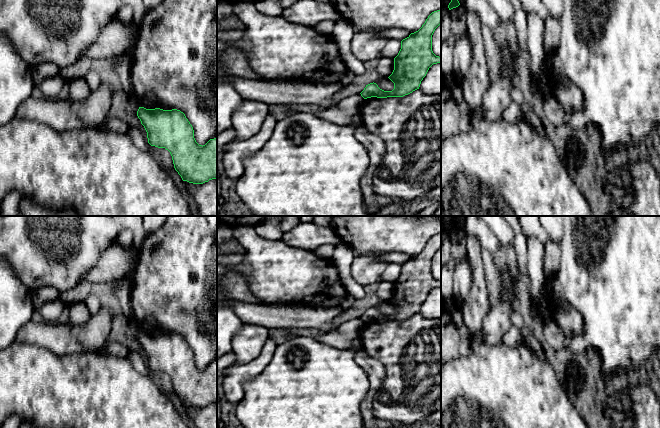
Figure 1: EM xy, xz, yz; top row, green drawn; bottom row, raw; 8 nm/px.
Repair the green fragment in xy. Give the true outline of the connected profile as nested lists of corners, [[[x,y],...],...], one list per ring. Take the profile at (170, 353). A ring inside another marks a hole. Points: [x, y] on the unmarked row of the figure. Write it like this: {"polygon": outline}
{"polygon": [[[139,331],[137,340],[147,356],[151,370],[165,372],[172,380],[175,394],[183,405],[203,408],[209,404],[217,404],[217,361],[210,363],[205,369],[199,369],[194,362],[194,354],[185,338],[177,333],[146,333]]]}

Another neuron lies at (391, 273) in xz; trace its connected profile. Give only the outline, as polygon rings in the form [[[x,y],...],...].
[[[390,263],[381,275],[381,281],[395,282],[401,273],[401,265]]]

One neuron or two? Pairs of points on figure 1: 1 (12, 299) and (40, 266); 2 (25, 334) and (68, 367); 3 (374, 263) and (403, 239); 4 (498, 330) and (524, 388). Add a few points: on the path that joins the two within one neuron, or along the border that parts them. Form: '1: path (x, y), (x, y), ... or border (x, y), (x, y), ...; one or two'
1: border (11, 265), (18, 278), (28, 289); two
2: border (18, 341), (38, 344), (57, 355), (63, 355); two
3: border (380, 252), (366, 252), (357, 255); two
4: border (483, 343), (488, 345), (502, 344); two

